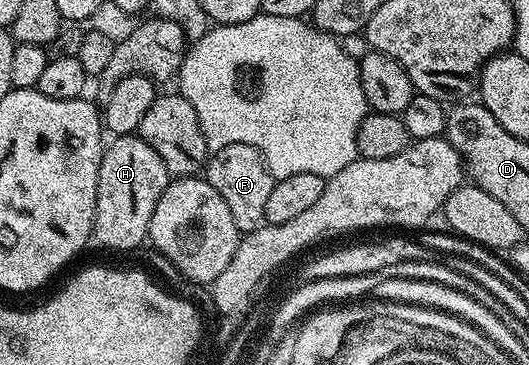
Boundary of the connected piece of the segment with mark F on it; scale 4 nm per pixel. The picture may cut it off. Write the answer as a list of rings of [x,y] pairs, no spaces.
[[[232,144],[223,146],[223,150],[212,153],[203,169],[203,179],[223,197],[223,202],[231,209],[231,218],[235,218],[238,232],[254,232],[265,223],[267,197],[275,183],[263,154],[255,146]]]

